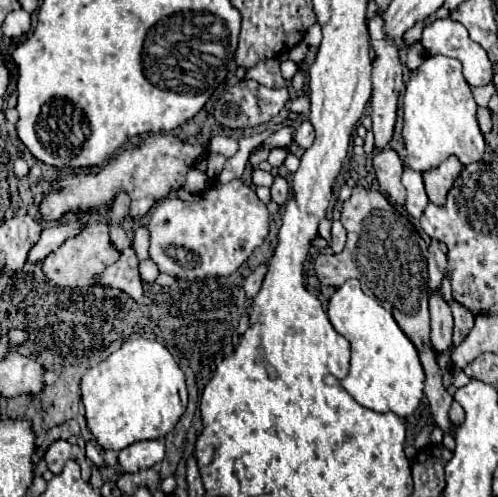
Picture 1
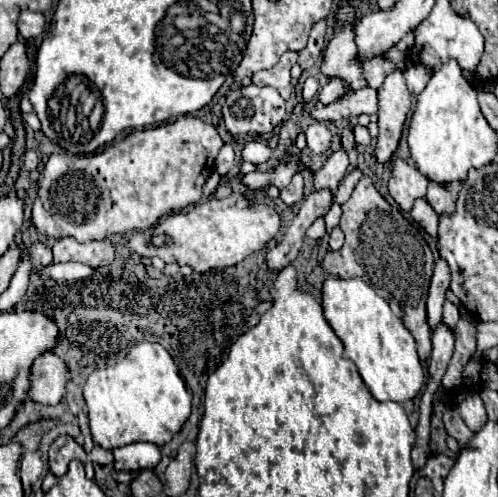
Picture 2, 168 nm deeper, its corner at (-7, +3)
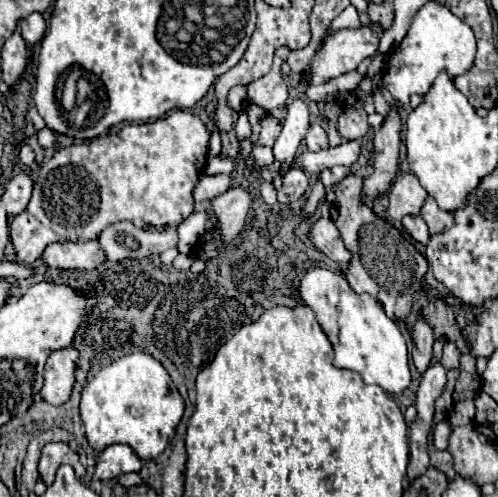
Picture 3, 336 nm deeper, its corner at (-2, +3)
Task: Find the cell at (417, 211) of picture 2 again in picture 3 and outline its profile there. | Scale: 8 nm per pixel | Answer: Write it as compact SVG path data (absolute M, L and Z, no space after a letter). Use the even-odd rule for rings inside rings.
M404 216L402 218L402 226L404 230L420 244L428 244L430 234L428 234L428 226L420 216Z

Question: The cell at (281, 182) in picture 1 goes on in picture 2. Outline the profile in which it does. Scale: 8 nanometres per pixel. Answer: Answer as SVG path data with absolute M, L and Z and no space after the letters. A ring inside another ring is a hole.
M295 174L289 182L287 188L281 190L281 200L287 204L287 206L293 206L297 204L299 200L303 198L303 176L301 174Z

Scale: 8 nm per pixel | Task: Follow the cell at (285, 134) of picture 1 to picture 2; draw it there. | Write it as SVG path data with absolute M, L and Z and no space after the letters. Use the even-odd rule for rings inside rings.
M361 88L355 94L347 96L345 100L341 100L339 104L317 104L311 110L311 118L319 120L319 122L337 122L341 118L351 118L351 116L359 116L359 114L375 114L377 112L377 90L375 88Z

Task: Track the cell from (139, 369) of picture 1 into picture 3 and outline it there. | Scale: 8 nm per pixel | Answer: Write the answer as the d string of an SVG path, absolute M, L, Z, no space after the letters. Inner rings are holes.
M132 352L110 366L104 366L84 386L80 400L80 418L86 440L96 452L100 452L92 479L108 481L120 474L140 472L142 460L152 460L164 452L182 414L184 400L156 358L144 352Z

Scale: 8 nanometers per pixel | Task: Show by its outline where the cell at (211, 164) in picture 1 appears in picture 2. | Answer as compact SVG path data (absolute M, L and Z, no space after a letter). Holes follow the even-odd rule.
M225 144L221 148L221 152L217 154L217 160L215 160L215 170L225 176L229 174L229 170L233 168L233 146L231 144Z

